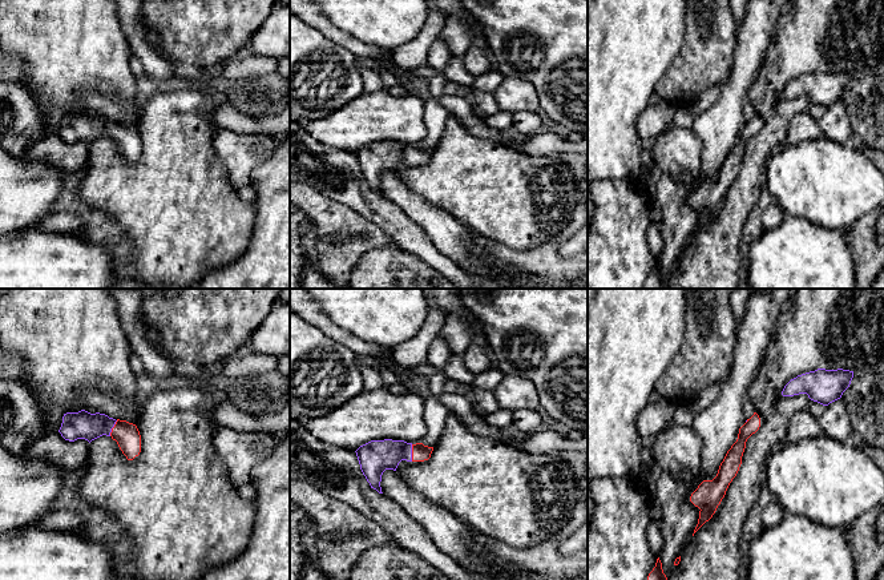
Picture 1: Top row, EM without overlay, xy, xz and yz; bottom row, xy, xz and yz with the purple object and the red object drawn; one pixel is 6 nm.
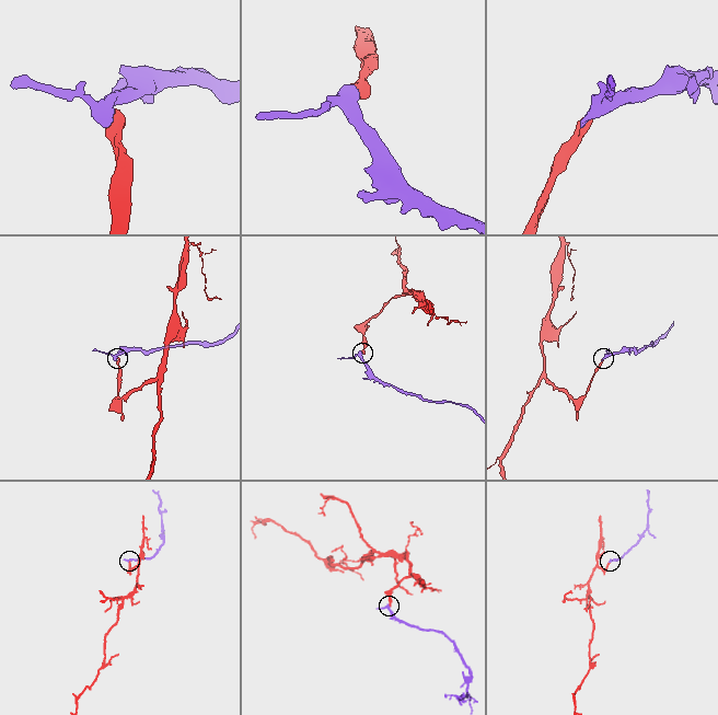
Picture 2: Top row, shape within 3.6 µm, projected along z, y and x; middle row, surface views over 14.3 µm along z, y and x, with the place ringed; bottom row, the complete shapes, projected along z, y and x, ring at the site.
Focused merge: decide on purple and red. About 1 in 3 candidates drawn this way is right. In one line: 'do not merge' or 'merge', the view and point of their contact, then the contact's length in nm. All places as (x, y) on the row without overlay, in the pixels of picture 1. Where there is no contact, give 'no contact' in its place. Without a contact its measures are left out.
merge | xz (411, 154) | 100 nm

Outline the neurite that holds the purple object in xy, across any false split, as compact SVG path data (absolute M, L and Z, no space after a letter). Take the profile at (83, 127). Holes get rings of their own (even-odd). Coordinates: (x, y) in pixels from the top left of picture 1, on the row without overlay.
M66 114L58 134L69 144L85 141L90 145L102 137L110 138L128 162L133 162L141 154L141 137L136 126L100 114Z

